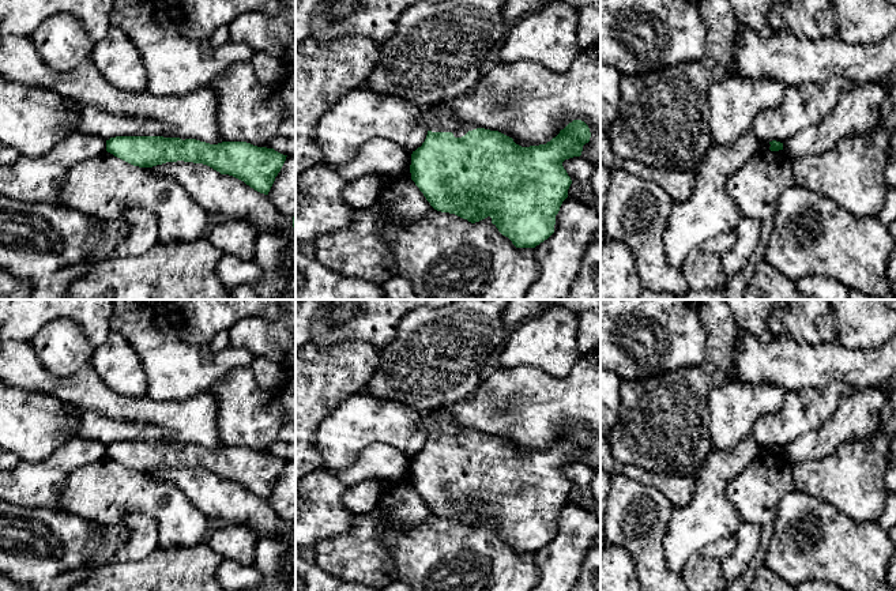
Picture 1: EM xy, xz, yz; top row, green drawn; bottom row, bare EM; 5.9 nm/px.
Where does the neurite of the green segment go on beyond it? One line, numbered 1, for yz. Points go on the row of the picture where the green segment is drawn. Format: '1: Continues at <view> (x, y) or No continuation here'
1: No continuation here

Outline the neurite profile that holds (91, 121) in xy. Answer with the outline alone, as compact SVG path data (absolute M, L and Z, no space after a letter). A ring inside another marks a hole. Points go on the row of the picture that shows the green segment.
M68 101L78 109L78 133L95 135L103 140L116 136L161 136L169 127L150 118L116 116L91 105Z

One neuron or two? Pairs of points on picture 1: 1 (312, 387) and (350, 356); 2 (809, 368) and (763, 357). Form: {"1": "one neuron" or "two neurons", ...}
{"1": "one neuron", "2": "one neuron"}

